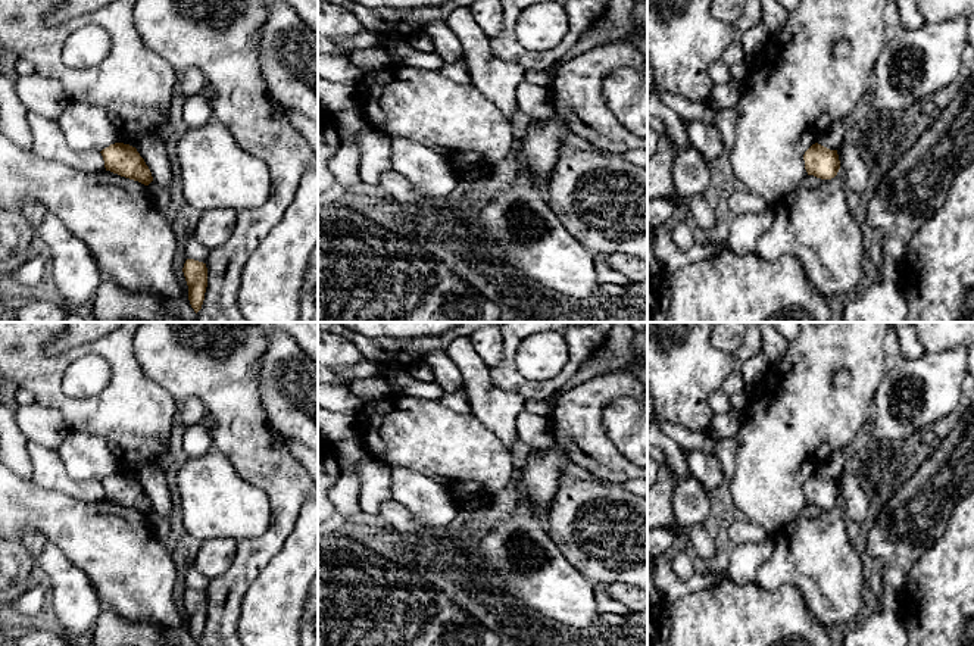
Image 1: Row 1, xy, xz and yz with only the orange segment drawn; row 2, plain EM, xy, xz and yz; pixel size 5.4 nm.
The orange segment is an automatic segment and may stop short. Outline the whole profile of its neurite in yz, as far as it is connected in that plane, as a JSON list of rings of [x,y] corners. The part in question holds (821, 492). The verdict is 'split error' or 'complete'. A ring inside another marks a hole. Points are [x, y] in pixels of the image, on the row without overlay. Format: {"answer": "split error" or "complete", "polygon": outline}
{"answer": "complete", "polygon": [[[818,472],[812,474],[803,484],[808,505],[831,509],[840,499],[837,480],[830,480]]]}

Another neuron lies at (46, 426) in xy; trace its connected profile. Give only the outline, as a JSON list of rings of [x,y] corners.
[[[37,402],[18,406],[13,418],[28,441],[38,443],[50,450],[59,450],[69,434],[63,415],[54,408]]]

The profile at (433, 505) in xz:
[[[394,466],[391,472],[391,499],[408,508],[425,527],[446,527],[461,511],[455,494],[433,478],[410,469]]]

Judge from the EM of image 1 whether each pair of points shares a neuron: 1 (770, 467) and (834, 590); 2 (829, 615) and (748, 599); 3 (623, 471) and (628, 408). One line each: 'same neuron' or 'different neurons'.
1: different neurons
2: different neurons
3: different neurons

